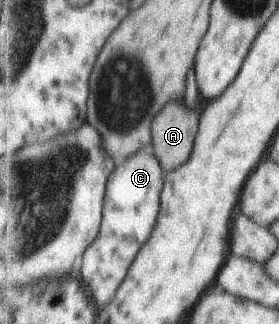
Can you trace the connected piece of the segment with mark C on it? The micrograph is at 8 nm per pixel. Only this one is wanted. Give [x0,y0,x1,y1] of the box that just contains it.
[80,146,165,307]

